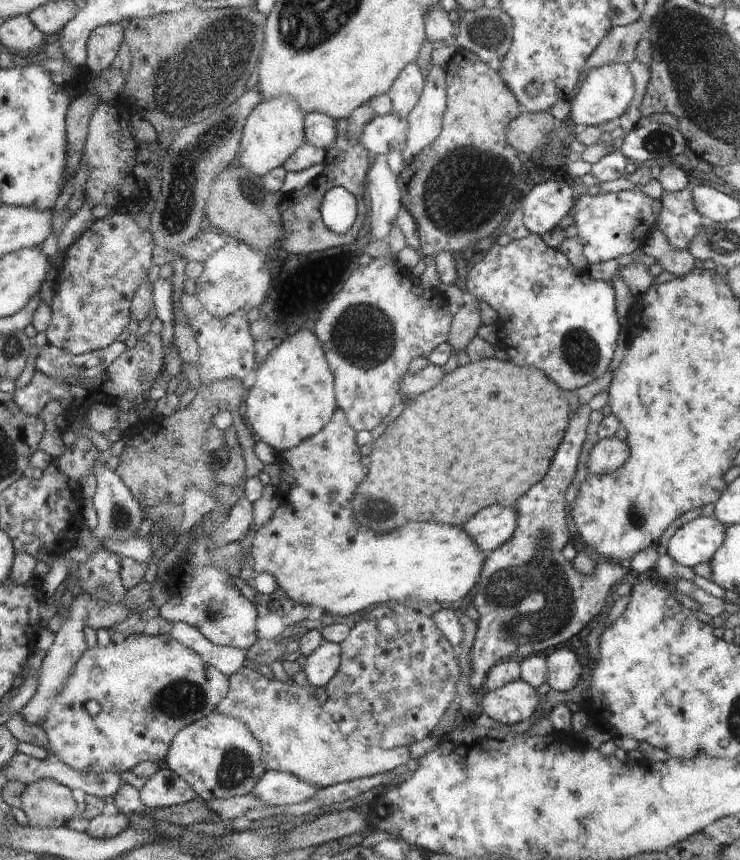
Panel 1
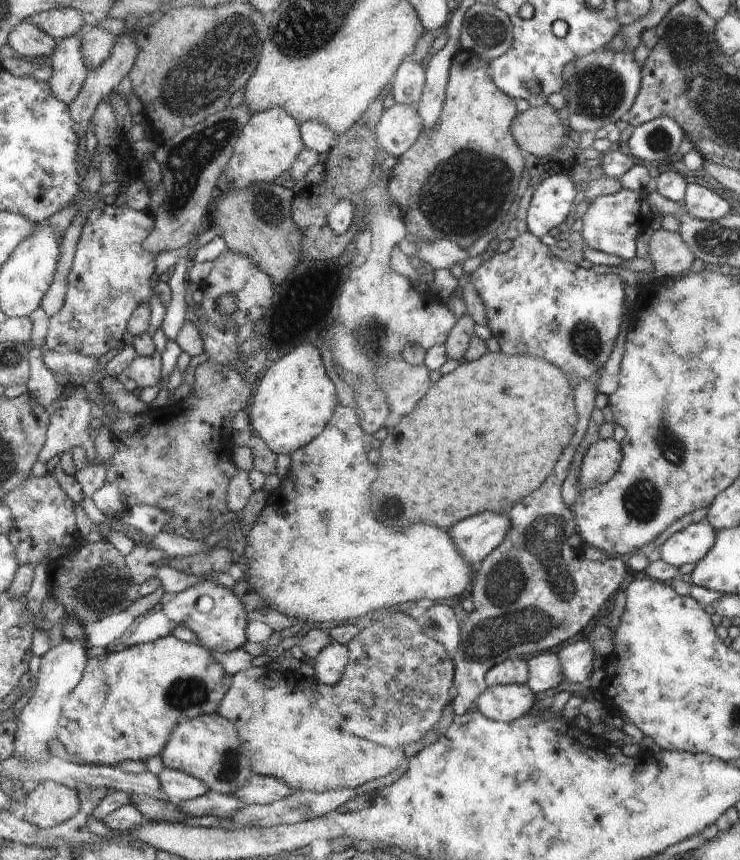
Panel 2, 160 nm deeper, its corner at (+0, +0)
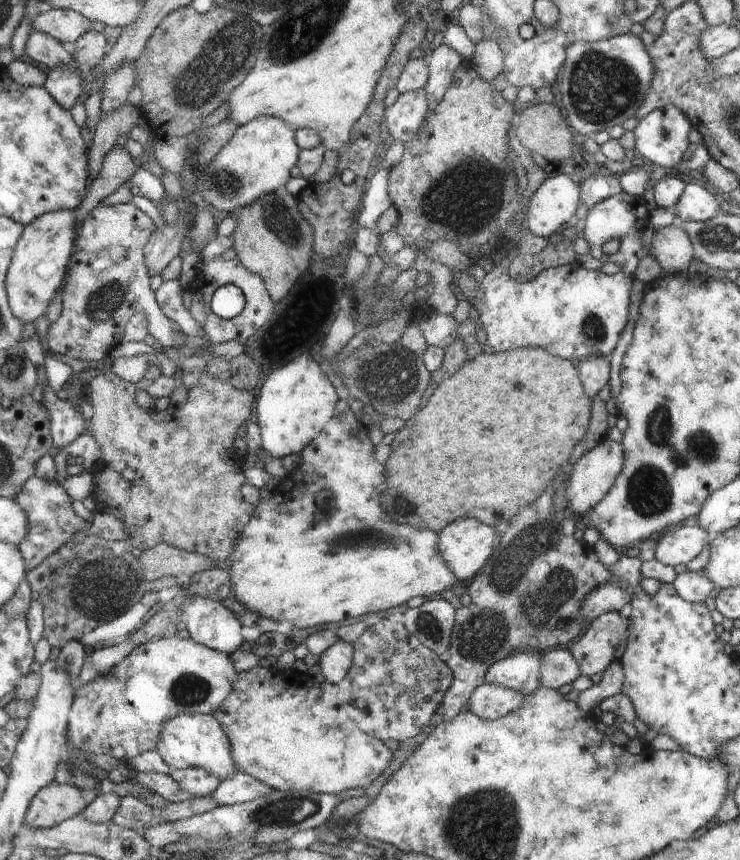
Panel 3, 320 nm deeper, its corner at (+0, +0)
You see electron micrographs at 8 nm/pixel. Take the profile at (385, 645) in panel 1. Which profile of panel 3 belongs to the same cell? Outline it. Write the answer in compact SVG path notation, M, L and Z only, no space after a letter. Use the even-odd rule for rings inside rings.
M386 618L380 620L380 626L374 624L368 628L353 646L354 664L338 684L337 696L348 716L352 716L364 732L372 732L372 736L380 736L380 740L394 738L396 742L408 740L416 736L422 726L429 726L436 708L441 706L444 692L450 690L453 682L451 668L438 654L422 646L400 624L392 624Z

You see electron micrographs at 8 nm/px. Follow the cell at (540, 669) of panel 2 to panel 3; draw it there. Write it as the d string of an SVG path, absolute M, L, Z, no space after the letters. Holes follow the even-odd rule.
M552 649L544 654L544 687L558 689L564 684L572 684L581 670L569 649Z

